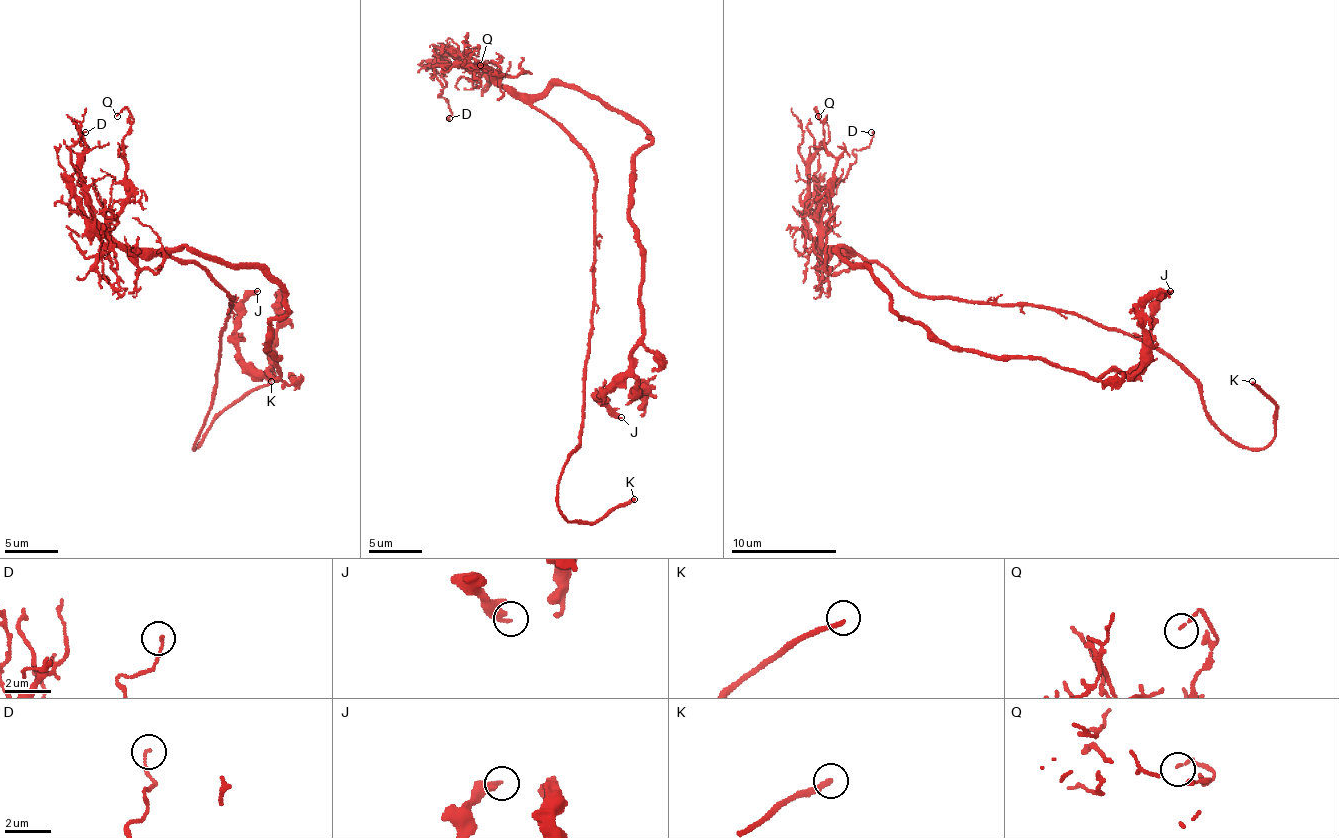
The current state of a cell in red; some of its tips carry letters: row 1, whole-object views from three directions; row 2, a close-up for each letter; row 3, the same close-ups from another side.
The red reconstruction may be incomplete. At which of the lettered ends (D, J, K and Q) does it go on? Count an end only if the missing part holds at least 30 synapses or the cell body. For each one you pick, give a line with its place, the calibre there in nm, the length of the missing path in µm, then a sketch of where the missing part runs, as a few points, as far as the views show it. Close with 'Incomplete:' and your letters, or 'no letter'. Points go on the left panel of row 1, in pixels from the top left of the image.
K: Place: (271, 381). Thickness 200 nm. Missing length about 10 µm
Incomplete: K

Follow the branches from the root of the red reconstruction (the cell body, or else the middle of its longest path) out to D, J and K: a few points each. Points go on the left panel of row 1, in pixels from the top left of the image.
D: (191, 262), (130, 254), (85, 214), (85, 190), (75, 167), (85, 159), (85, 132)
J: (191, 262), (170, 254), (257, 265), (281, 288), (265, 349), (276, 378), (239, 352), (239, 307), (257, 291)
K: (191, 262), (231, 296), (220, 336), (212, 408), (194, 447), (228, 408), (271, 381)

